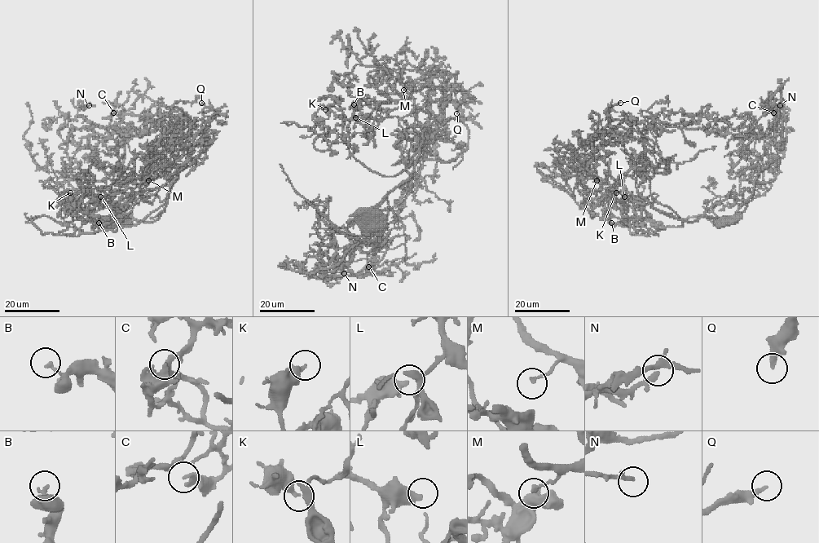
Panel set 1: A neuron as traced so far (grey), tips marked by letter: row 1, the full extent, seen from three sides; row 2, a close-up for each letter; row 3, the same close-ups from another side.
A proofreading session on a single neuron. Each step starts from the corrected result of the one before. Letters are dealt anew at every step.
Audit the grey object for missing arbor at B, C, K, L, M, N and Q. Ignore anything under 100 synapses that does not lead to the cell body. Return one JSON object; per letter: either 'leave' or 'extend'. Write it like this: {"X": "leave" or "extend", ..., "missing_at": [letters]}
{"B": "leave", "C": "leave", "K": "leave", "L": "leave", "M": "leave", "N": "leave", "Q": "extend", "missing_at": ["Q"]}

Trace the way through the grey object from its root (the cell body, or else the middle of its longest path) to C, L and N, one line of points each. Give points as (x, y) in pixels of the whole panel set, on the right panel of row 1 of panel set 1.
C: (725, 219), (705, 212), (729, 192), (751, 195), (756, 164), (730, 174), (782, 105), (773, 112)
L: (725, 219), (656, 210), (636, 186), (641, 169), (658, 196), (626, 197), (625, 210), (624, 196)
N: (725, 219), (705, 212), (729, 192), (751, 195), (759, 166), (731, 169), (782, 125), (780, 105)

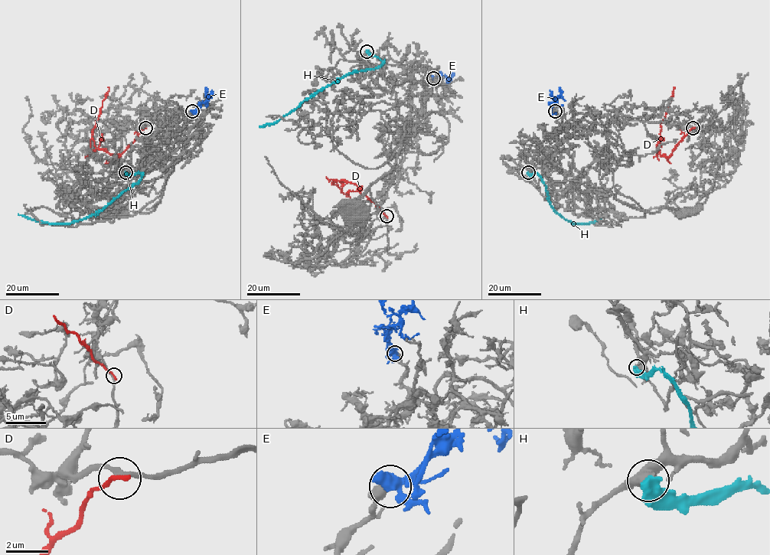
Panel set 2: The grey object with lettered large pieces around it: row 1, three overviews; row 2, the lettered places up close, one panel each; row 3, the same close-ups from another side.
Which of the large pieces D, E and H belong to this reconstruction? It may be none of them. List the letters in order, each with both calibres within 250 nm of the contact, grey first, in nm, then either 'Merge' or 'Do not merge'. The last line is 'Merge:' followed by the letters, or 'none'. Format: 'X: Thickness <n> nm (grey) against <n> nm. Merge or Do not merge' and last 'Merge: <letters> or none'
D: Thickness 220 nm (grey) against 240 nm. Do not merge
E: Thickness 340 nm (grey) against 550 nm. Merge
H: Thickness 500 nm (grey) against 550 nm. Do not merge
Merge: E

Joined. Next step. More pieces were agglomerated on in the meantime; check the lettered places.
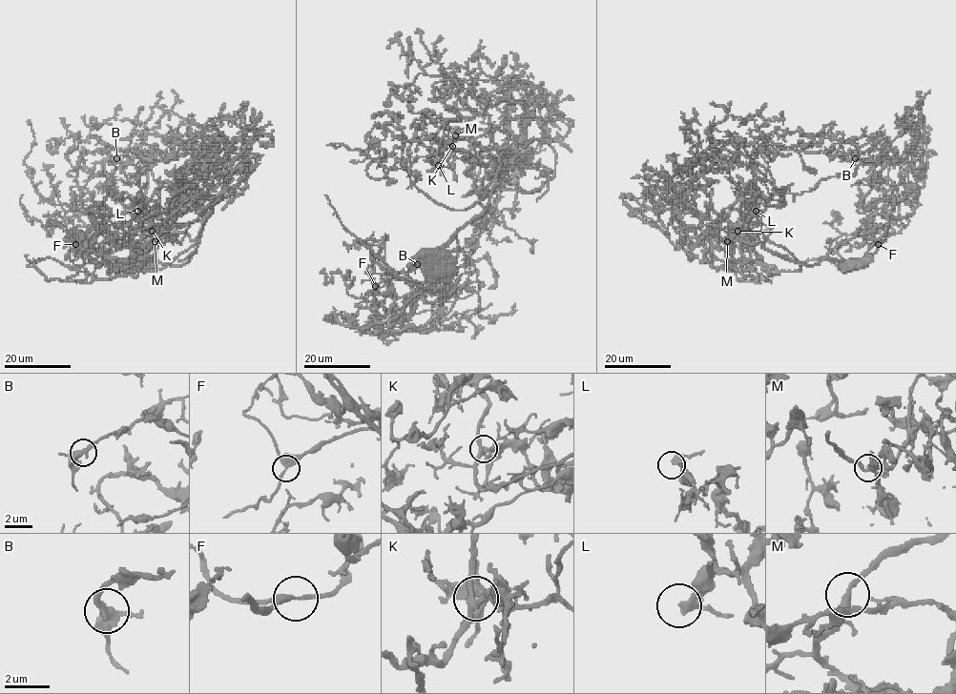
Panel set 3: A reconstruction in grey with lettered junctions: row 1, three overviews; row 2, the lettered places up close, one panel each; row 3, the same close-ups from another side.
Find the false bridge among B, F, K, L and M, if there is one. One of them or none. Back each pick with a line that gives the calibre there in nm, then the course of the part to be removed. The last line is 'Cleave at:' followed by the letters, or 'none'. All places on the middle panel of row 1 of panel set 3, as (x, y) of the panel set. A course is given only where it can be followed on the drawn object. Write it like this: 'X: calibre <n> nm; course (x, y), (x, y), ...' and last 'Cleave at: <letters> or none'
Cleave at: none

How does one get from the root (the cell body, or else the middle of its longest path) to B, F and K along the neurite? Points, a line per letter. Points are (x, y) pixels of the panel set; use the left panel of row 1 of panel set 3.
B: (139, 263), (168, 233), (143, 239), (143, 196), (125, 206), (104, 168), (134, 149), (116, 158)
F: (139, 263), (155, 255), (157, 246), (168, 236), (164, 230), (96, 258), (97, 243), (75, 243)
K: (139, 263), (185, 263), (196, 253), (203, 217), (217, 200), (170, 234), (152, 240), (152, 231)

